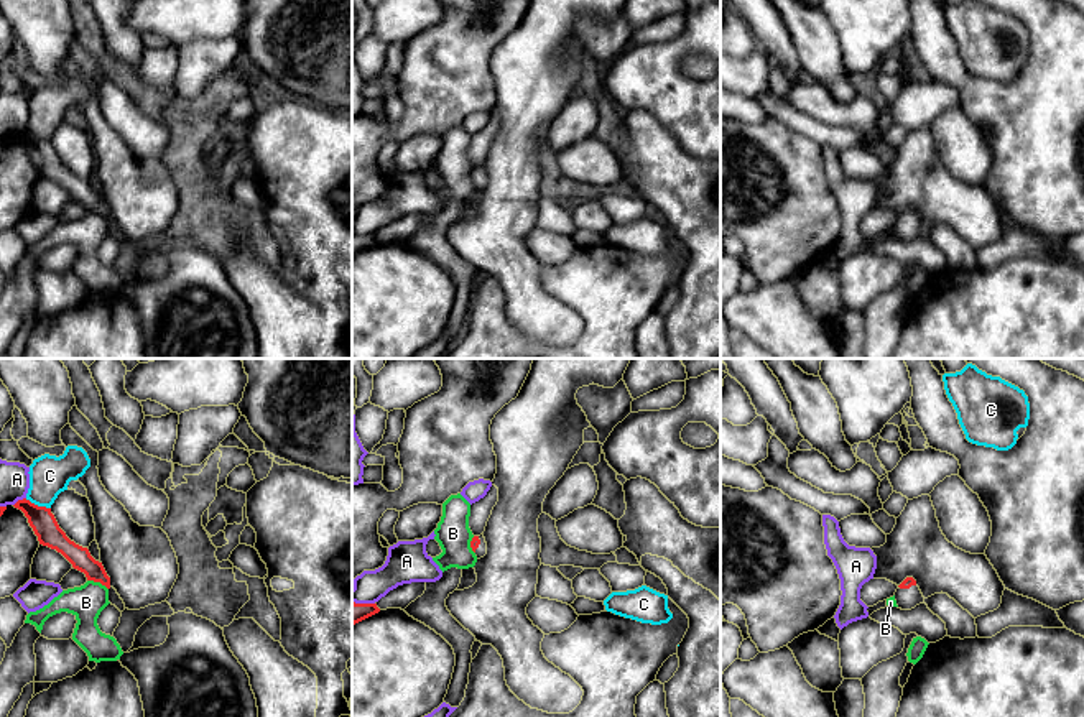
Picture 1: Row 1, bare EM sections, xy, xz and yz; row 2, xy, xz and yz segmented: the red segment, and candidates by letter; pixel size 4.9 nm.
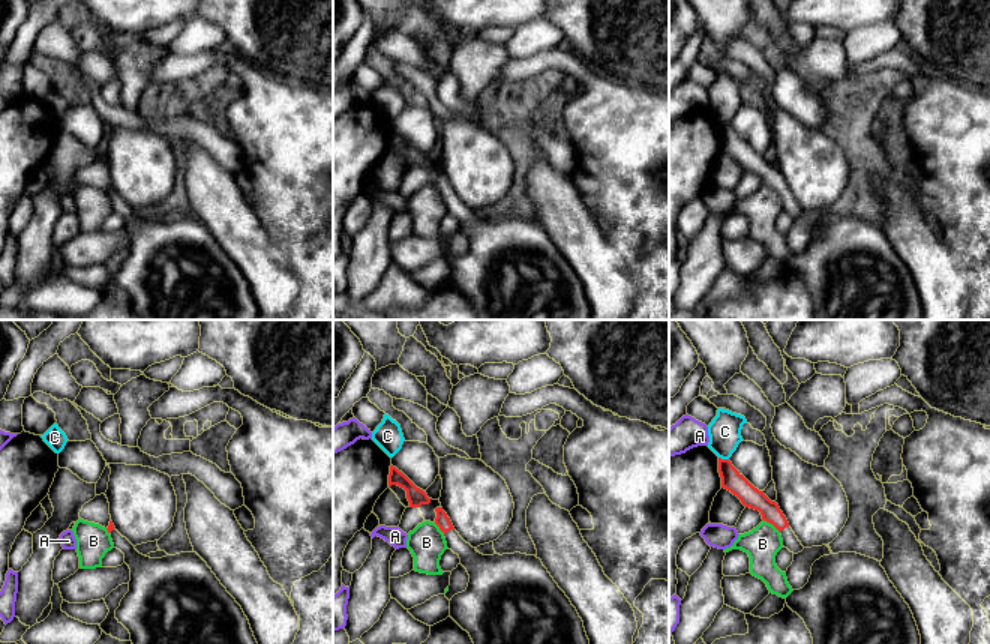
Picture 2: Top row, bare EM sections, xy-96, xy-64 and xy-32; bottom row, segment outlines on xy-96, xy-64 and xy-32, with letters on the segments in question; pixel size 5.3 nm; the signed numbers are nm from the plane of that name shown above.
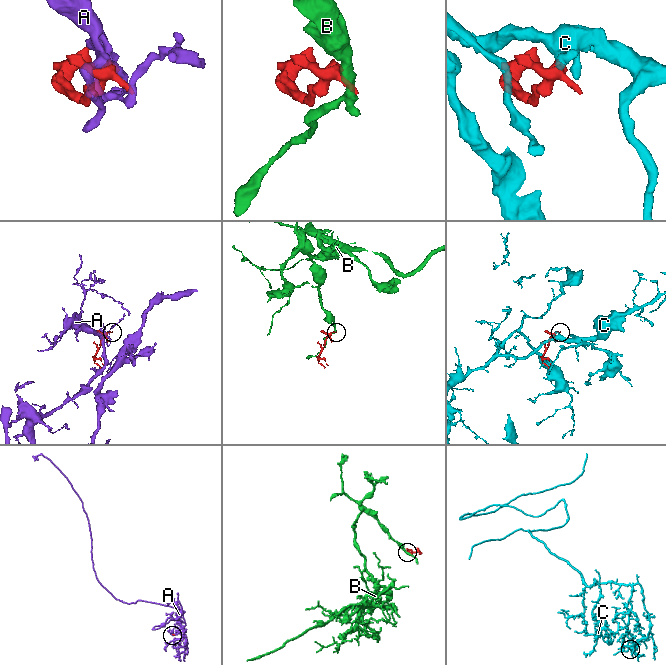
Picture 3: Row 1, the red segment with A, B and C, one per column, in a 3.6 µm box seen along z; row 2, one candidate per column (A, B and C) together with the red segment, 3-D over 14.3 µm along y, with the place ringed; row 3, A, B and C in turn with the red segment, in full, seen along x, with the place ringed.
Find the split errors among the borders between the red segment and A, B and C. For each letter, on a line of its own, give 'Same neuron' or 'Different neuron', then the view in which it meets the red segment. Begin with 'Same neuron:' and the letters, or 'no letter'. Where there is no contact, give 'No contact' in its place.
Same neuron: no letter
A: Different neuron. Touches red in xy
B: Different neuron. Touches red in xy
C: Different neuron. Touches red in xy

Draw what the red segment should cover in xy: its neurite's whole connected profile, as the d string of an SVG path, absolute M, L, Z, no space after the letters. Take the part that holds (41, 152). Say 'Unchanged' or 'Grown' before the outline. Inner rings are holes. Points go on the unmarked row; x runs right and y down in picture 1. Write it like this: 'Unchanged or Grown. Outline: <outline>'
Unchanged. Outline: M26 130L18 132L13 138L25 145L39 176L61 184L74 201L86 206L87 212L100 214L110 220L110 209L102 194L95 192L87 179L76 176L66 168L51 145L51 140L38 138Z

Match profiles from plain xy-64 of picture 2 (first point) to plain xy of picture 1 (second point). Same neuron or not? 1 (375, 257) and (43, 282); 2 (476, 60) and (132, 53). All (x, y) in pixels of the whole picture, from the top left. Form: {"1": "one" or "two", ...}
{"1": "two", "2": "two"}

